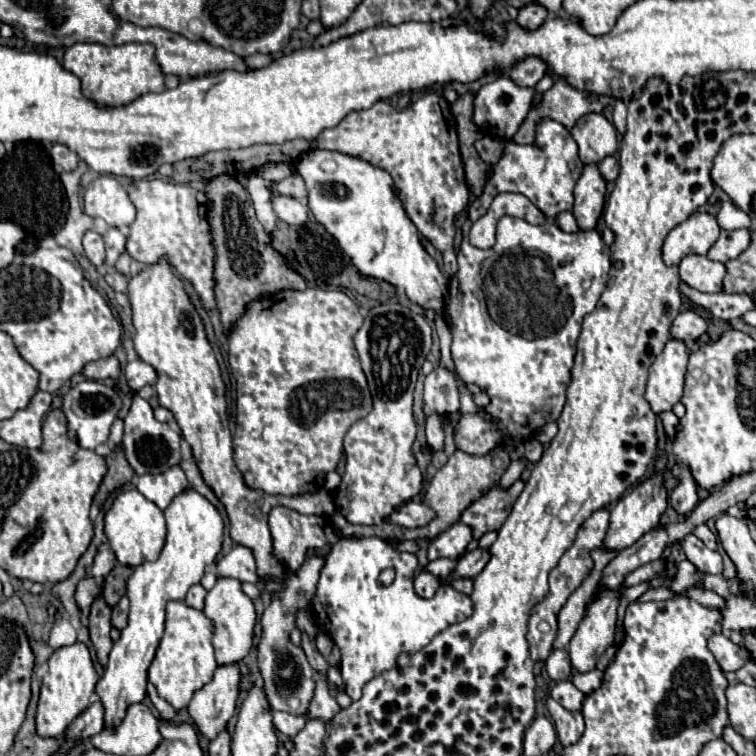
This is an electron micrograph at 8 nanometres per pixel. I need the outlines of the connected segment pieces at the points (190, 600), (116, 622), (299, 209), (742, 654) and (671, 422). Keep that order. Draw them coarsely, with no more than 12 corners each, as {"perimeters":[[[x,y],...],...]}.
{"perimeters":[[[200,584],[188,590],[184,602],[202,610],[206,590]],[[128,598],[112,608],[112,626],[122,630],[128,622]],[[272,196],[276,216],[288,224],[304,224],[308,206],[290,196]],[[714,634],[708,648],[724,672],[750,660],[748,650]],[[660,412],[670,436],[678,430],[678,418],[672,412]]]}

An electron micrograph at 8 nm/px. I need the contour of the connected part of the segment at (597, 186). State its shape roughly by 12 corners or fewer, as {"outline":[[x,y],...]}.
{"outline":[[584,166],[574,188],[574,218],[594,230],[604,210],[606,182]]}

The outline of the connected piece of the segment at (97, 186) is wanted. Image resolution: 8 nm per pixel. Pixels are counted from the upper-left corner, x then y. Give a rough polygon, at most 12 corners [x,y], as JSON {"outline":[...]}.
{"outline":[[98,176],[84,192],[84,212],[116,228],[136,216],[114,176]]}

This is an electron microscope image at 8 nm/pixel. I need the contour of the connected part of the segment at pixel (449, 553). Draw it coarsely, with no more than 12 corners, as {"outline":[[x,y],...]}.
{"outline":[[456,522],[428,546],[428,560],[460,558],[472,528]]}

